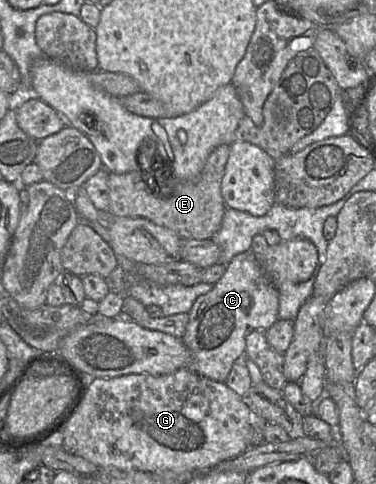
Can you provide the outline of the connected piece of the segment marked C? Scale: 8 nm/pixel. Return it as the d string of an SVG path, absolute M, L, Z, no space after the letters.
M246 251L244 253L236 255L227 265L223 276L219 279L217 283L214 284L212 290L208 293L199 296L194 302L189 314L189 321L186 326L185 334L181 338L185 346L191 352L191 363L188 366L194 372L209 378L217 382L224 382L234 364L234 362L241 356L245 356L246 349L246 336L254 330L266 331L270 328L278 318L278 308L279 308L279 292L278 289L269 281L269 279L264 274L260 264L258 263L254 253L252 251Z

